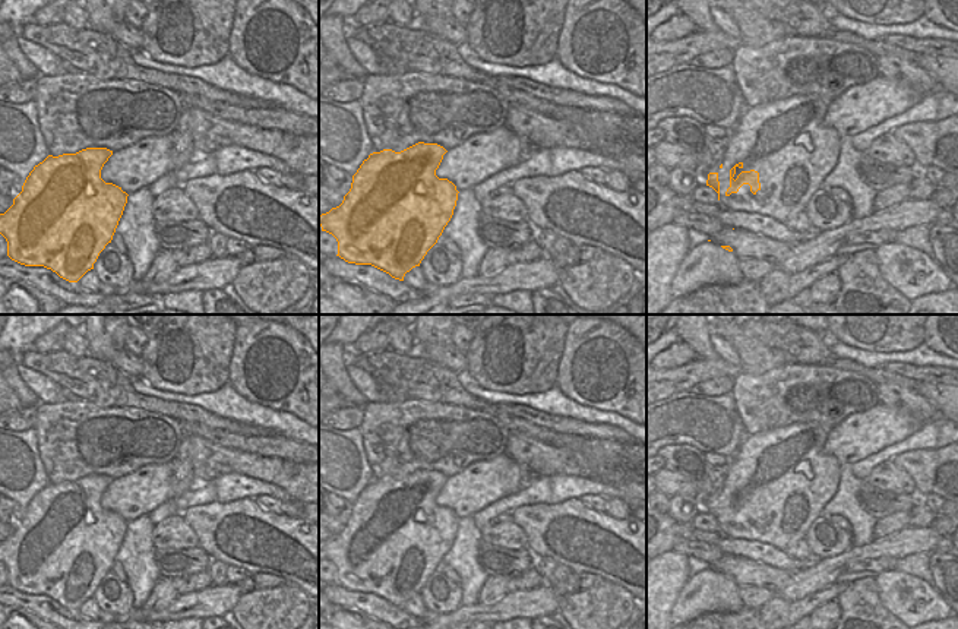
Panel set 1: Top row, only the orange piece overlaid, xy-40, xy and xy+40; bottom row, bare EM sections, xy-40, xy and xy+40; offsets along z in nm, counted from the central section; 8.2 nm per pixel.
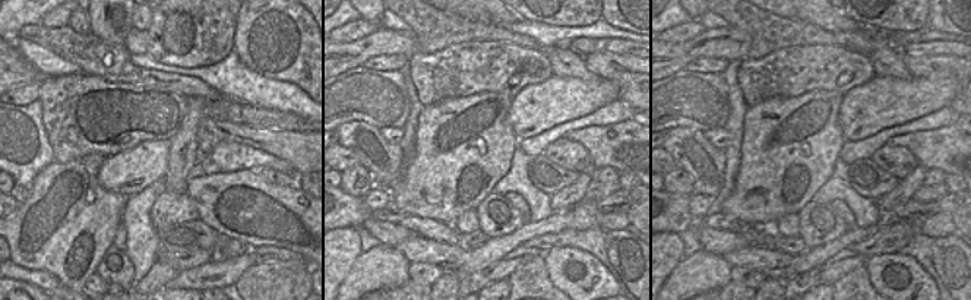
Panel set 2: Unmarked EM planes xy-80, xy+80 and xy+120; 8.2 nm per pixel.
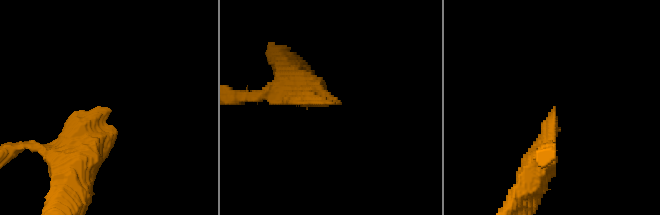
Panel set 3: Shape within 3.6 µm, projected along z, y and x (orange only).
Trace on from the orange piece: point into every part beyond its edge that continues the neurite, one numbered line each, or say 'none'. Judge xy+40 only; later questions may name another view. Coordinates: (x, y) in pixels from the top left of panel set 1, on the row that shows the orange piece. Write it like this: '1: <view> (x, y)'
1: xy+40 (759, 139)

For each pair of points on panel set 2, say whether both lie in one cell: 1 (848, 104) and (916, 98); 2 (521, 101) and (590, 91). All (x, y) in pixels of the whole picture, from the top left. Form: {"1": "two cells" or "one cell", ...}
{"1": "one cell", "2": "one cell"}

